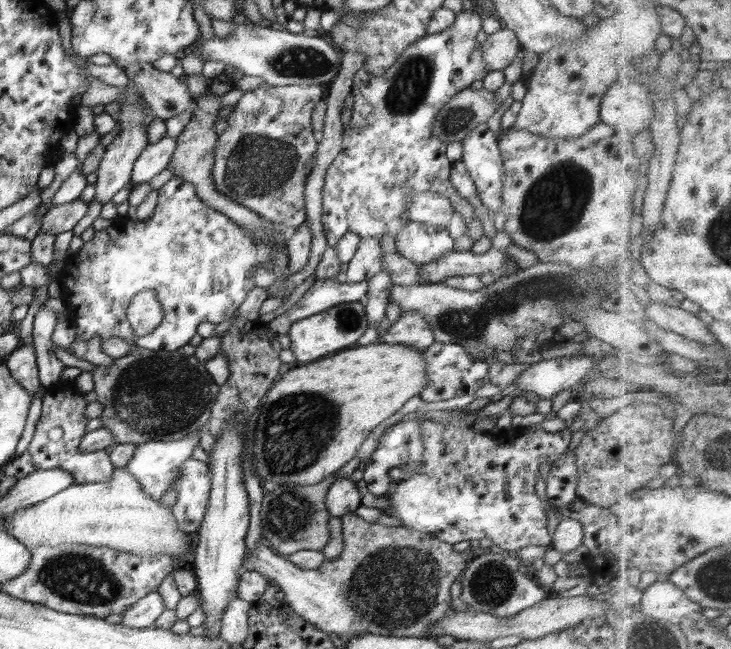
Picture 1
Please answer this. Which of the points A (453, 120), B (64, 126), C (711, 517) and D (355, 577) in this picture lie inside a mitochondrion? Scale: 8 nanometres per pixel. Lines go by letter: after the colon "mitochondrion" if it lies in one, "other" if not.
A: mitochondrion
B: other
C: other
D: mitochondrion

